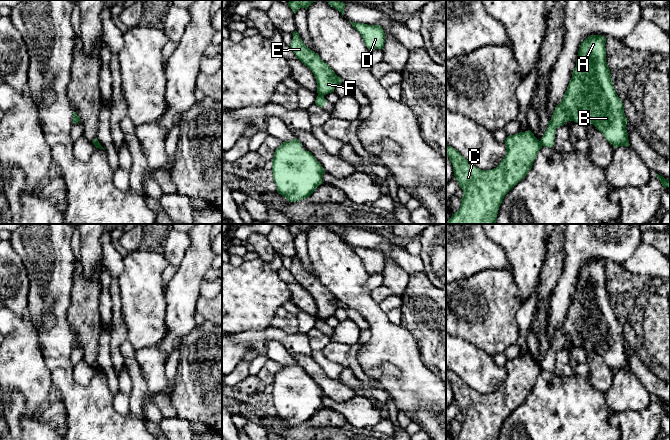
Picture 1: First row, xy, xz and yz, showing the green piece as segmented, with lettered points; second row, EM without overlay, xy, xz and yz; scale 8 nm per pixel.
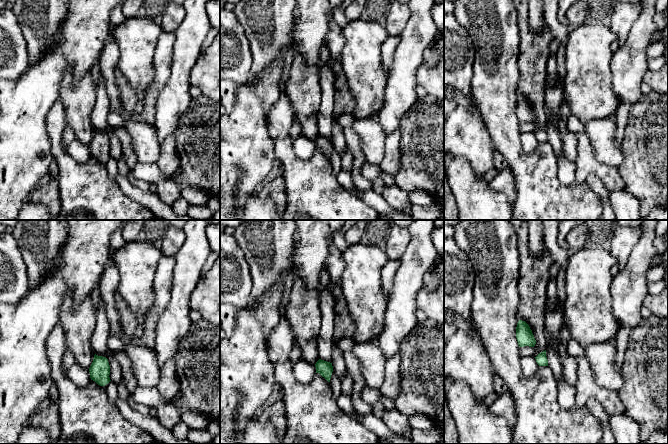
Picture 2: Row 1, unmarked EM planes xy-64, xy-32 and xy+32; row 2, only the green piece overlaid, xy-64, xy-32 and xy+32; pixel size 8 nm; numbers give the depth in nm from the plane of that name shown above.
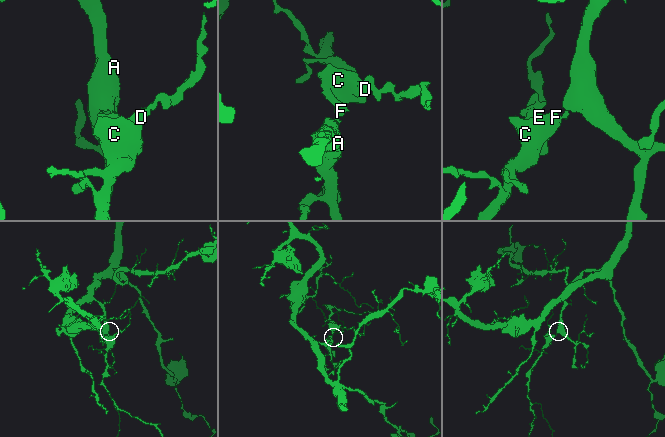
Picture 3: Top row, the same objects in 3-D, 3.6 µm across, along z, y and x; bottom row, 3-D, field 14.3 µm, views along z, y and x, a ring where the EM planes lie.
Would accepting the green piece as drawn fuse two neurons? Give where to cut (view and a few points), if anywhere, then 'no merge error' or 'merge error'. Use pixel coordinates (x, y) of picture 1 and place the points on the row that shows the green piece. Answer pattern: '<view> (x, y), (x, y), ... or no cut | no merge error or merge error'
xz (318, 94), (323, 96) | merge error

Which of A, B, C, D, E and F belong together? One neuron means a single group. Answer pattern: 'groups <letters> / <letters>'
groups A B / C D E F

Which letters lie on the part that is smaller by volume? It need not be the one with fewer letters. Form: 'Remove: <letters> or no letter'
Remove: C, D, E, F

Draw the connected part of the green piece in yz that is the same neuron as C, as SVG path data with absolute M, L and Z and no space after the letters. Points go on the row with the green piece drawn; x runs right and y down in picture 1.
M530 130L510 135L504 142L505 157L496 168L486 171L475 167L456 149L446 145L446 155L453 165L459 187L463 190L461 206L446 224L496 224L498 209L505 195L528 174L542 148L541 142Z

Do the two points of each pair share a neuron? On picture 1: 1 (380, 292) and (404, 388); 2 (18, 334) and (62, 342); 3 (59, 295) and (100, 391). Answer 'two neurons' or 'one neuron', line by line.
1: two neurons
2: two neurons
3: one neuron

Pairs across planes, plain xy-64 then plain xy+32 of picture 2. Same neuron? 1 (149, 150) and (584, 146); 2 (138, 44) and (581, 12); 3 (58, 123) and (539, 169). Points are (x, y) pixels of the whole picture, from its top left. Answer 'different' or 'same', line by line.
1: different
2: different
3: same

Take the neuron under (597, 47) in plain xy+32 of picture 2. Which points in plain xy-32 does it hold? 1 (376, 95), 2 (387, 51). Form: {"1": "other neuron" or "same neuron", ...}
{"1": "same neuron", "2": "other neuron"}

